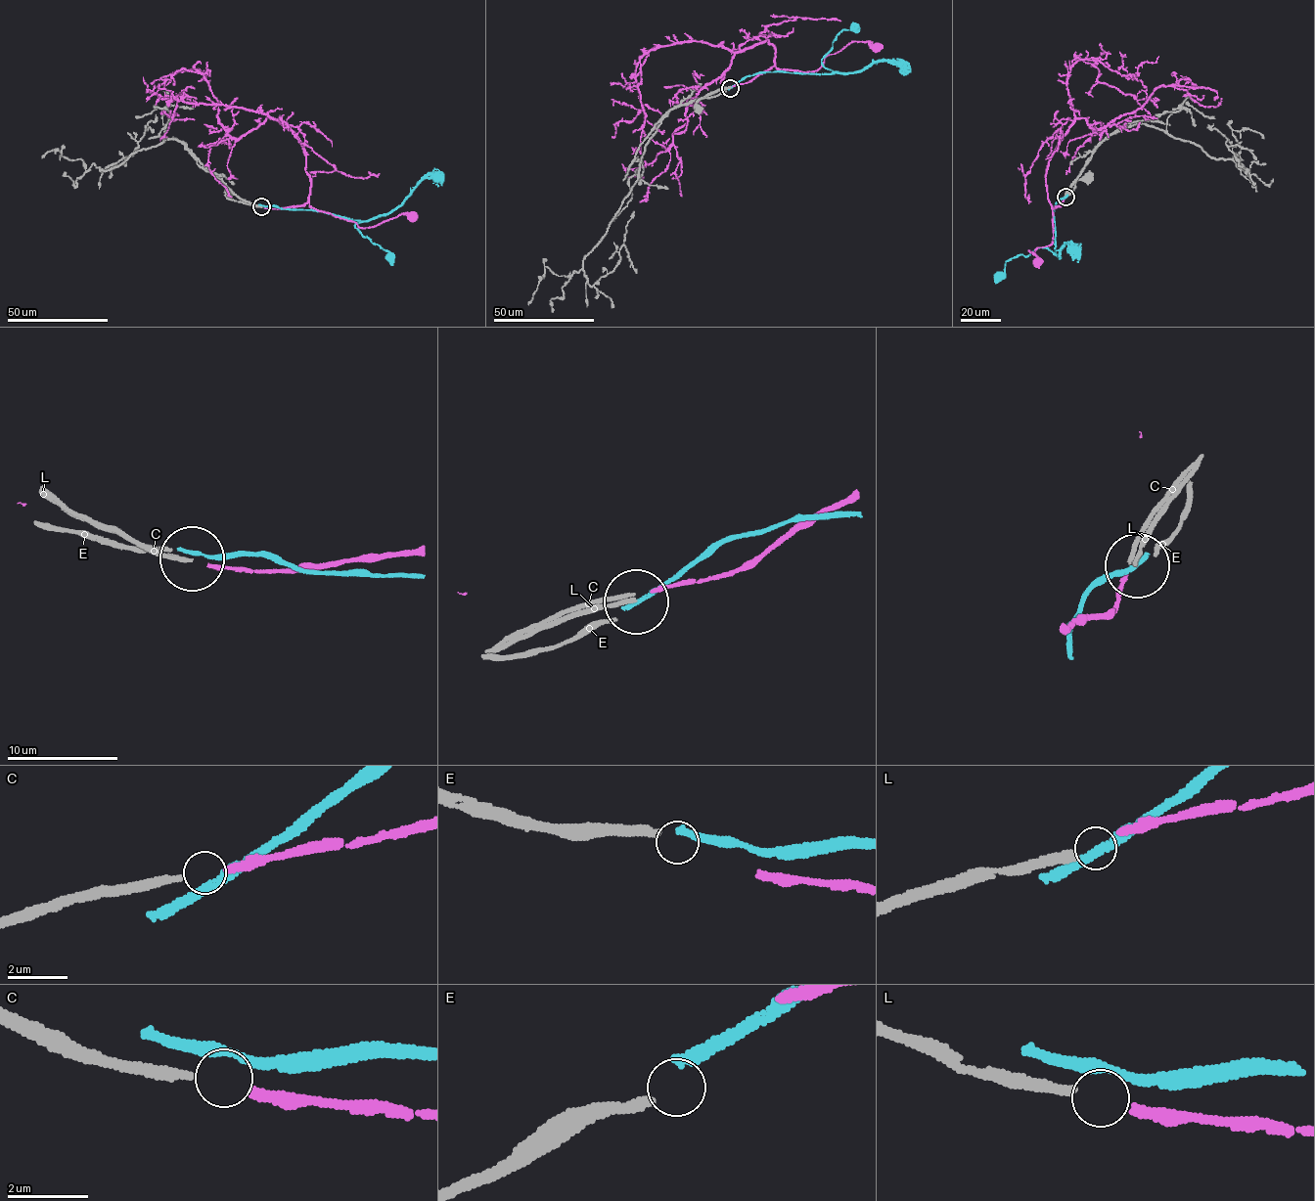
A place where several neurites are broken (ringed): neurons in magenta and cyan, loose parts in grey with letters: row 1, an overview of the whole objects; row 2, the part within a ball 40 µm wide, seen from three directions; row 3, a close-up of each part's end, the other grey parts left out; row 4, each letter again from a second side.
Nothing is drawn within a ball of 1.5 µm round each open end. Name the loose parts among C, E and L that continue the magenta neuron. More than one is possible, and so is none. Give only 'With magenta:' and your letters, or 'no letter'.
With magenta: C

